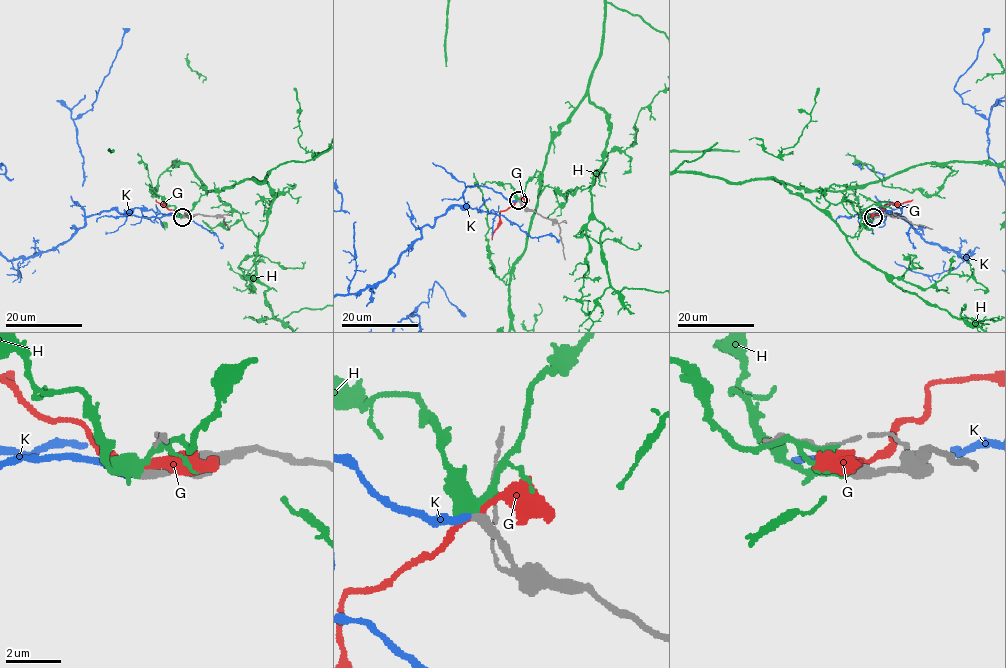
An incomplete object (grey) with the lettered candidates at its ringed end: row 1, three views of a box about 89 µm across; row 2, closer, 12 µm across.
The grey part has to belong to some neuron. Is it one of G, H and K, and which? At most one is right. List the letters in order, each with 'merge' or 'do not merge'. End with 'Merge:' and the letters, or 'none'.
G: do not merge
H: do not merge
K: merge
Merge: K

